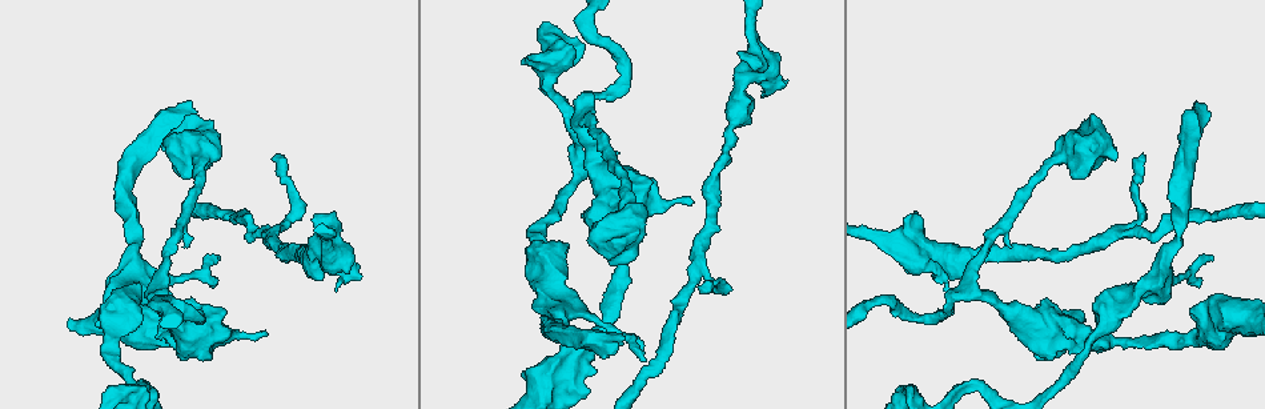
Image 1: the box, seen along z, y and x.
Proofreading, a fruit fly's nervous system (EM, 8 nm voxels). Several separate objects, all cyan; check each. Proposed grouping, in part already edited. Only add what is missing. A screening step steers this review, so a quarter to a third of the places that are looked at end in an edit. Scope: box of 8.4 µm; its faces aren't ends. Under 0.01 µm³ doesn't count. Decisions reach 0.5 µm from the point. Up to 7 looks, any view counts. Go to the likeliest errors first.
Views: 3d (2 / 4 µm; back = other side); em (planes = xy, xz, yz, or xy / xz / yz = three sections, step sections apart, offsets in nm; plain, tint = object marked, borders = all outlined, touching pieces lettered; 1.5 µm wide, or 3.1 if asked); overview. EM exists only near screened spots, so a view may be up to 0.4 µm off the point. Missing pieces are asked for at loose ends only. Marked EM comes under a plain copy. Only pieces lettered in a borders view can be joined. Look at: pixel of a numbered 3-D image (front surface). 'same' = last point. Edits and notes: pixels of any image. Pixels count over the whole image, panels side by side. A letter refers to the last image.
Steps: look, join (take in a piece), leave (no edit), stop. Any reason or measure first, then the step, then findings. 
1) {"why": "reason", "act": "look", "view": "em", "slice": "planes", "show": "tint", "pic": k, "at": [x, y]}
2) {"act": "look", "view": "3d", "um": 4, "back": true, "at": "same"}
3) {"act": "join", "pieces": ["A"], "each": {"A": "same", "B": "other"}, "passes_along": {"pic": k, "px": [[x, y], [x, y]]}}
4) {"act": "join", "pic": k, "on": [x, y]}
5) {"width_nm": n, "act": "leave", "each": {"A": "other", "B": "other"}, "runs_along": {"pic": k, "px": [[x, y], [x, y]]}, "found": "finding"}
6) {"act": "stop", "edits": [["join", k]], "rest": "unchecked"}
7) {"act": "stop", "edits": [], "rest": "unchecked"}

{"why": "branch stops here", "act": "look", "view": "em", "slice": "planes", "show": "borders", "pic": 1, "at": [762, 91]}

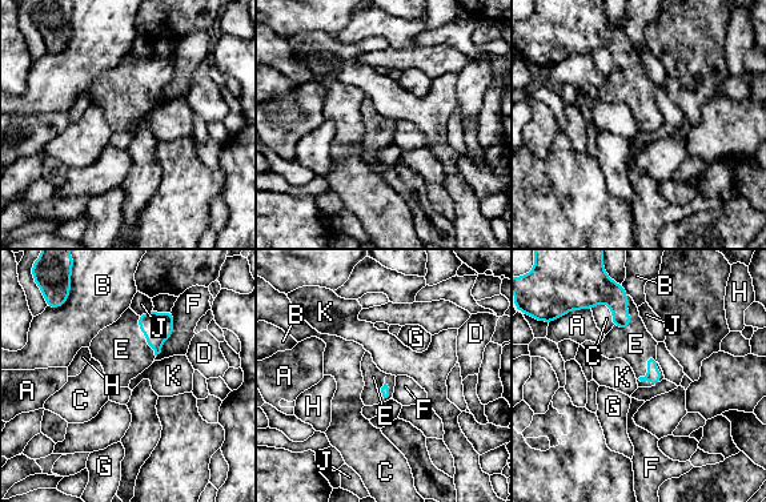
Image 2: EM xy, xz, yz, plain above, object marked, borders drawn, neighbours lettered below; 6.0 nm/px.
{"act": "join", "pieces": ["E"], "each": {"A": "other", "B": "other", "C": "other", "D": "other", "E": "same", "F": "other", "G": "other", "H": "other", "J": "other", "K": "other"}, "found": "it goes on there"}

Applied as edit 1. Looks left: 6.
{"why": "redraw", "act": "look", "view": "overview"}

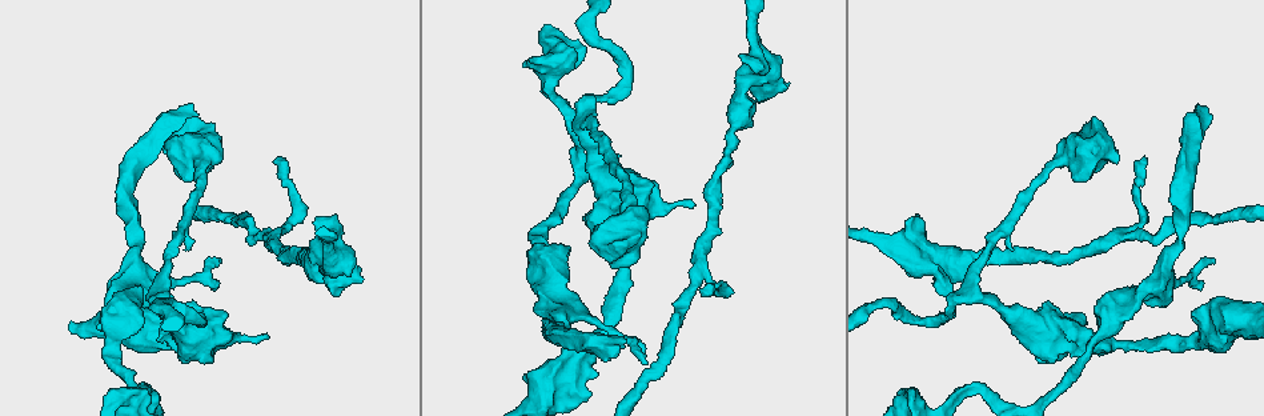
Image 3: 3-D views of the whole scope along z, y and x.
{"why": "free end", "act": "look", "view": "em", "slice": "planes", "show": "borders", "pic": 3, "at": [266, 337]}

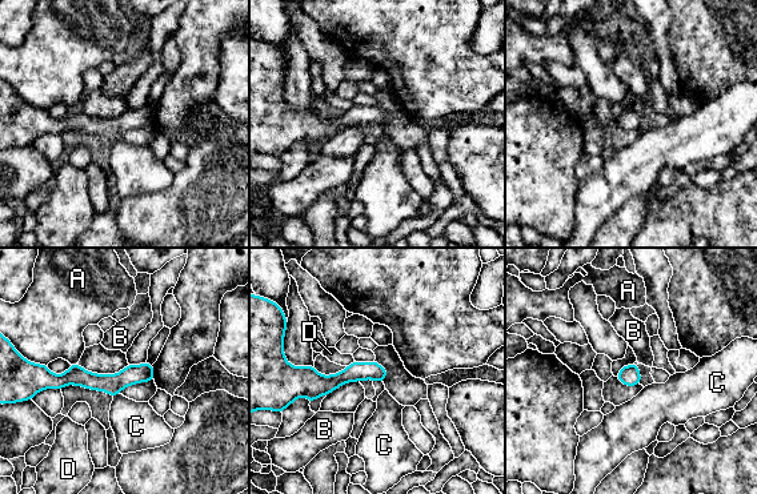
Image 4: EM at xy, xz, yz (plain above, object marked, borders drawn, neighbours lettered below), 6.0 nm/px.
{"act": "leave", "each": {"A": "other", "B": "other", "C": "other", "D": "other"}, "found": "none of them fits"}

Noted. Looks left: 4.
{"why": "stops while still wide", "act": "look", "view": "em", "slice": "xy", "step": 8, "show": "tint", "pic": 3, "at": [617, 355]}

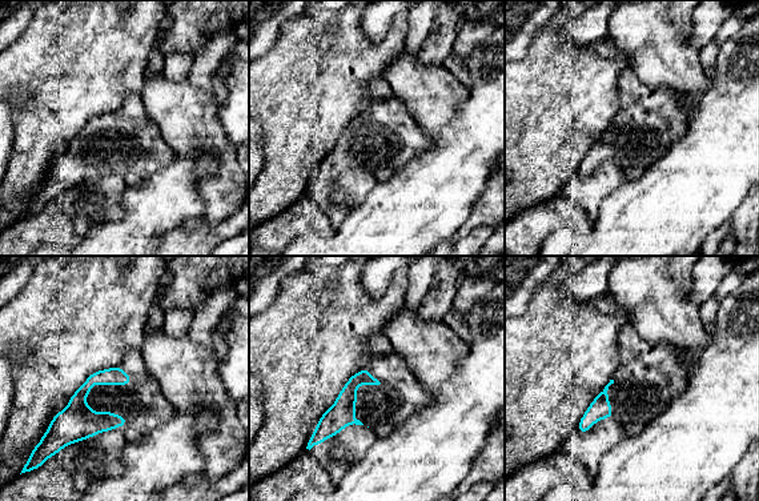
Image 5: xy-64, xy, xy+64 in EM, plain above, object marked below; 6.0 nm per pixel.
{"act": "look", "view": "em", "slice": "planes", "show": "borders", "at": "same"}

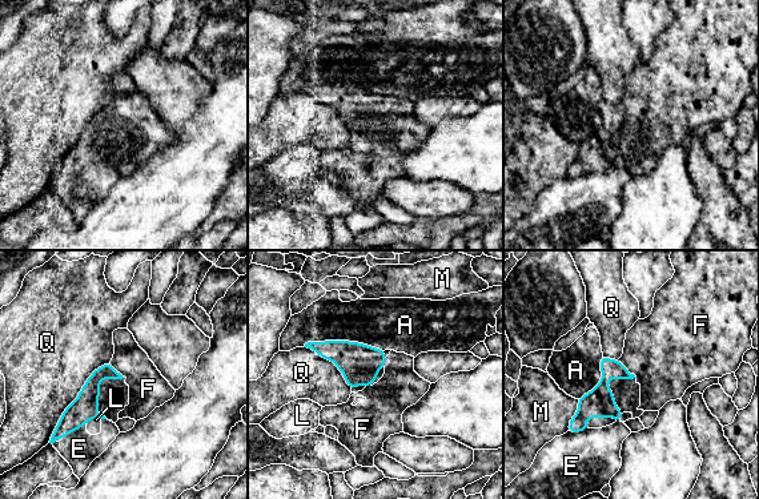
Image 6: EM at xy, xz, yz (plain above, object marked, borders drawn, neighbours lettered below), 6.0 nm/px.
{"act": "join", "pieces": ["F"], "each": {"A": "other", "E": "other", "F": "same", "L": "other", "M": "other", "Q": "other"}, "found": "it goes on there"}

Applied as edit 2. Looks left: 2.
{"act": "stop", "edits": [["join", 2], ["join", 6]], "rest": "unchecked"}

